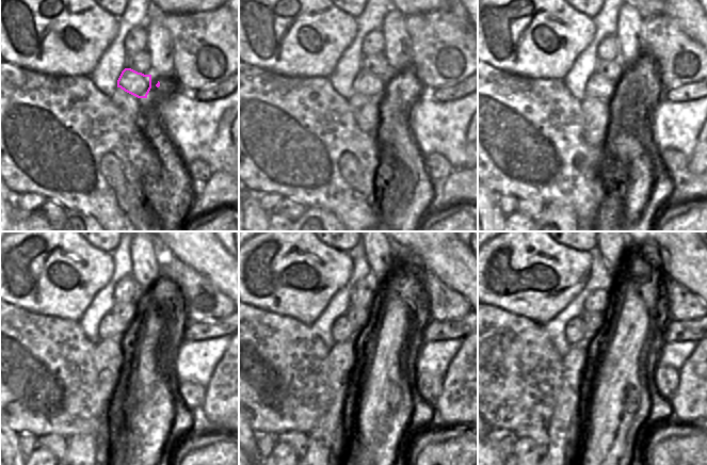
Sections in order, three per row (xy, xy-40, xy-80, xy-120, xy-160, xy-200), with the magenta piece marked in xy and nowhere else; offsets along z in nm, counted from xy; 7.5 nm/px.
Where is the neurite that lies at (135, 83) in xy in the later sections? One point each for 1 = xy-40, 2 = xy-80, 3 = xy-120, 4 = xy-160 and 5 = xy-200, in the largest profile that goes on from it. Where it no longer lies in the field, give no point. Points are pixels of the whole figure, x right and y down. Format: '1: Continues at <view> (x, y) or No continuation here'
1: Continues at xy-40 (367, 84)
2: Continues at xy-80 (597, 86)
3: Continues at xy-120 (109, 326)
4: Continues at xy-160 (341, 330)
5: Continues at xy-200 (575, 329)

